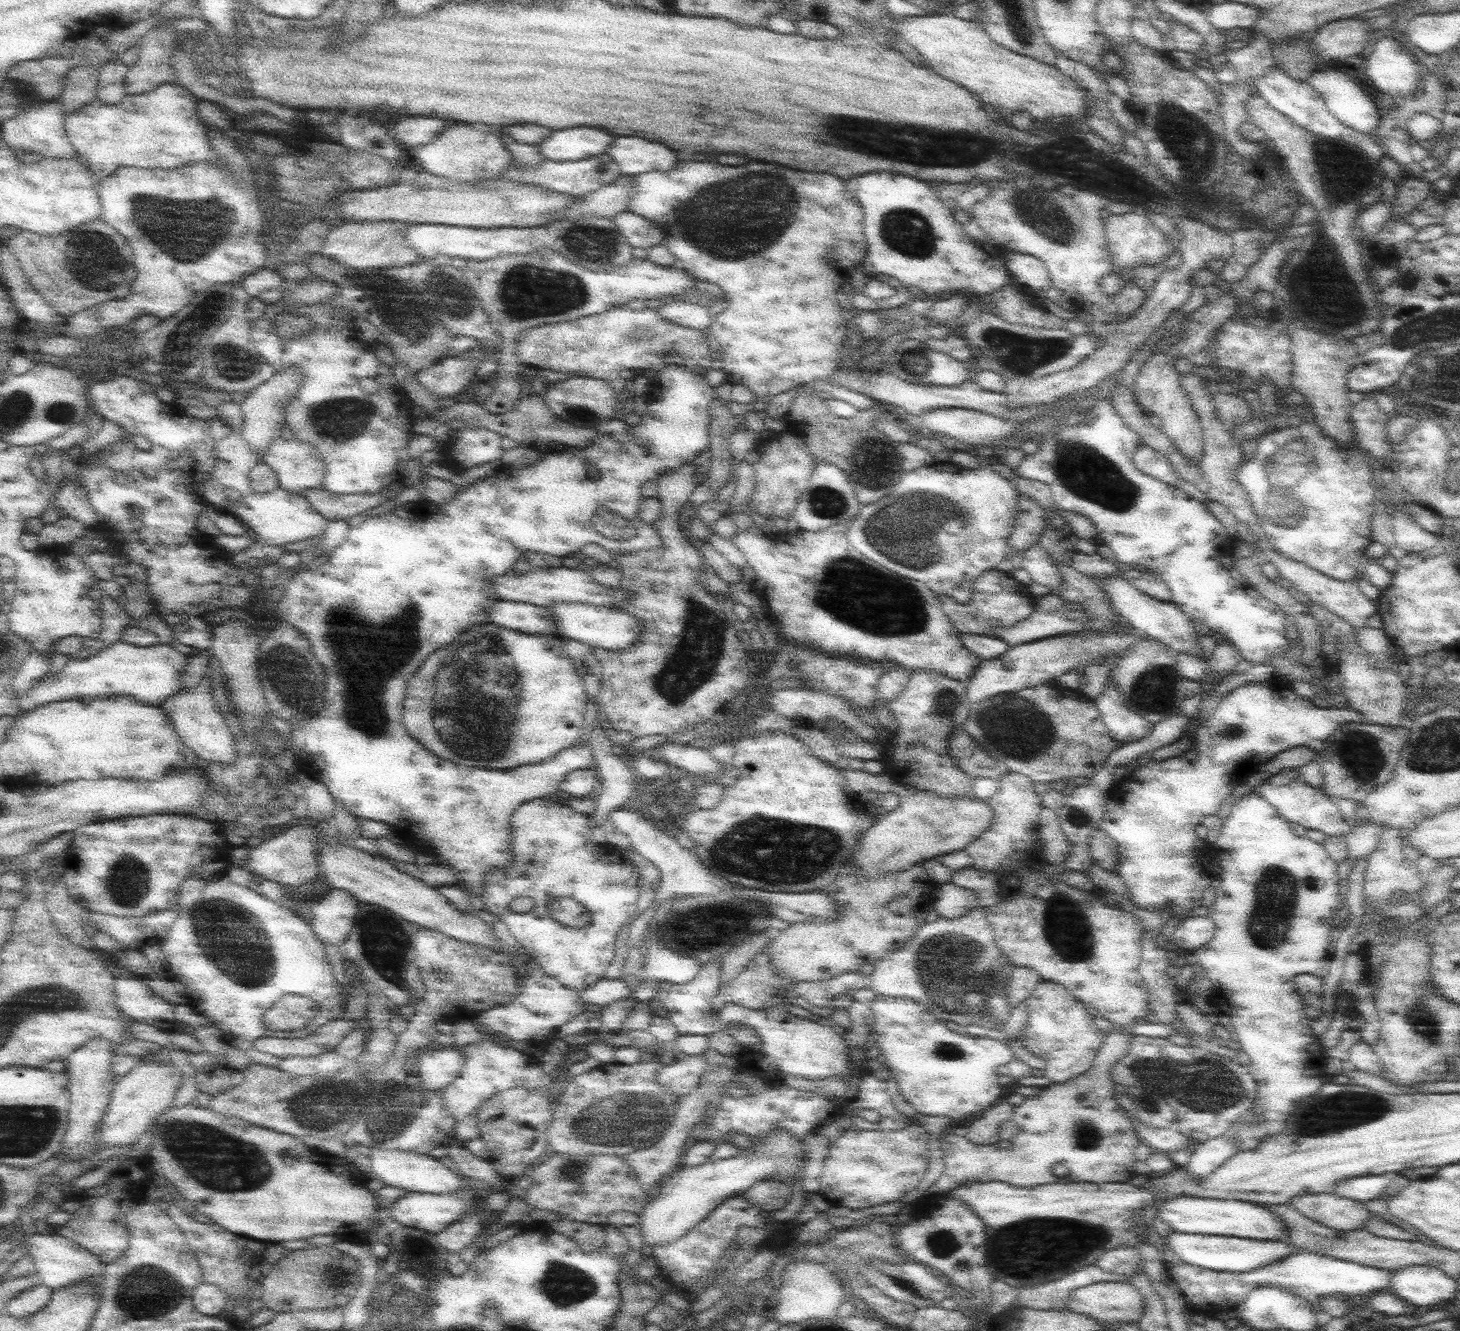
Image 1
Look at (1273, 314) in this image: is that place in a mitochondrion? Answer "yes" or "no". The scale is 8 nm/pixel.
no

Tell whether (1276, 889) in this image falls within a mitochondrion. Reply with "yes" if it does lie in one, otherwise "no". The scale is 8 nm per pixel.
yes

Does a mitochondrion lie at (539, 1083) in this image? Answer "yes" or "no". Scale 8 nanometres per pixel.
no

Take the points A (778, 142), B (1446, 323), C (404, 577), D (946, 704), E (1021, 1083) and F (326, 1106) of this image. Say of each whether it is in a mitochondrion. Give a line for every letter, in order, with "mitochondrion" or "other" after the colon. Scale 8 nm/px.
A: other
B: mitochondrion
C: other
D: mitochondrion
E: other
F: mitochondrion

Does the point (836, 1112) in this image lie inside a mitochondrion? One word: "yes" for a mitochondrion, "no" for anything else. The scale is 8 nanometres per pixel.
no

